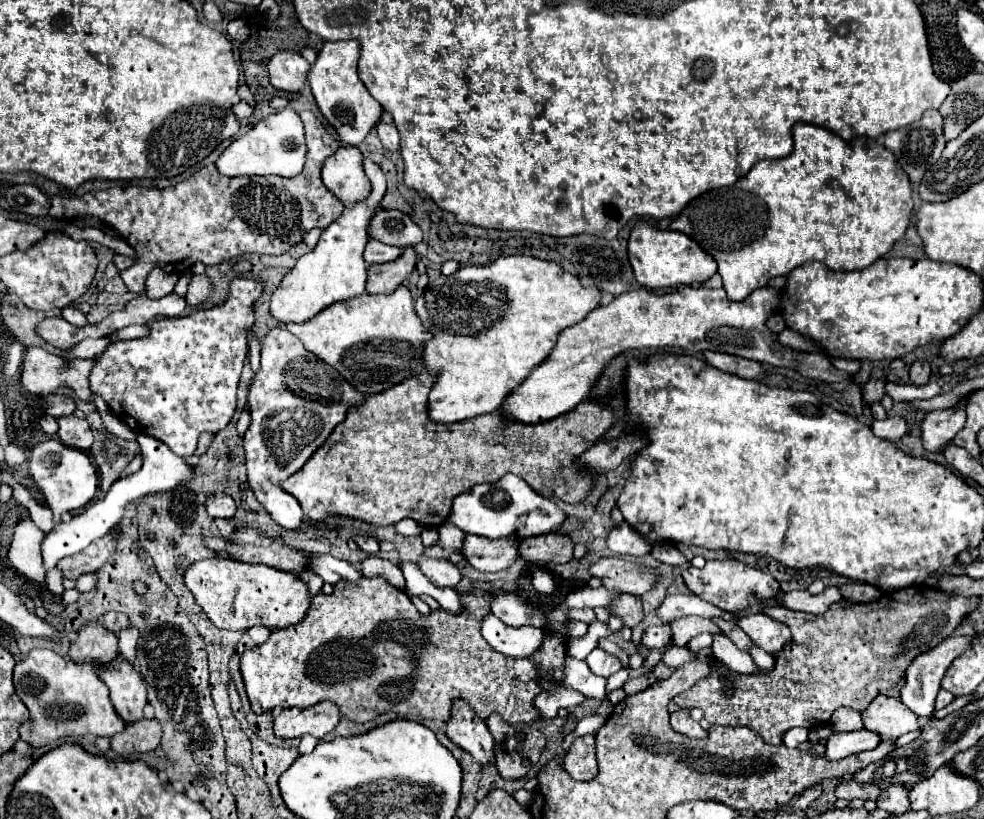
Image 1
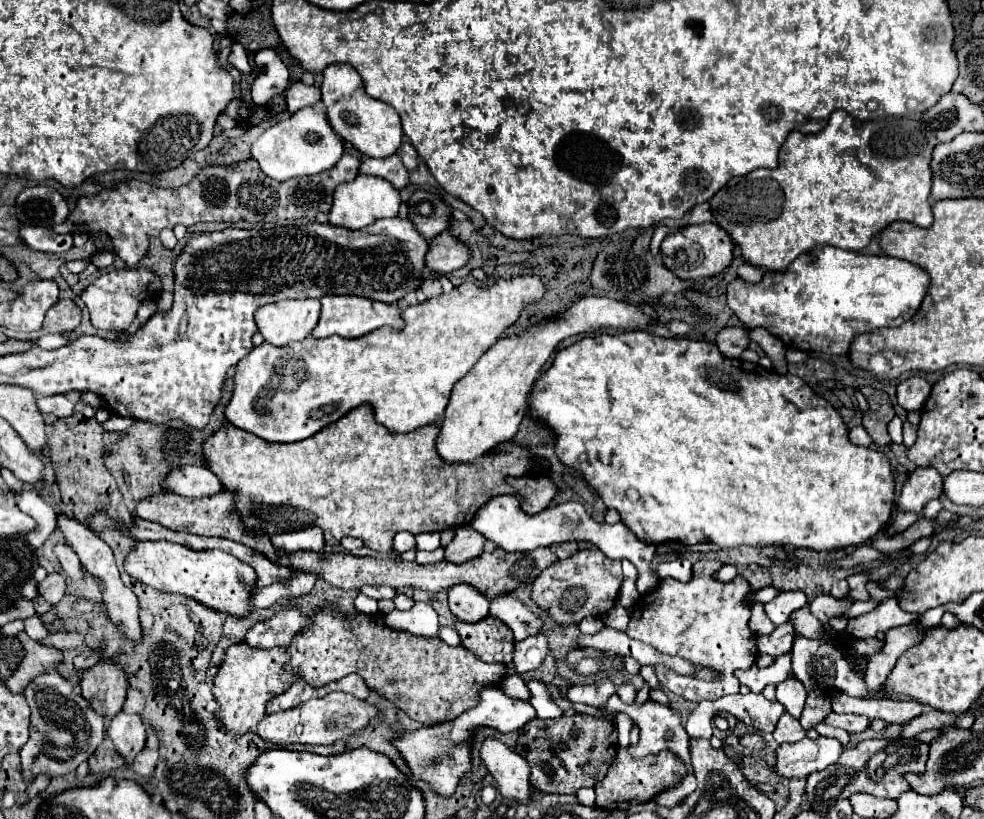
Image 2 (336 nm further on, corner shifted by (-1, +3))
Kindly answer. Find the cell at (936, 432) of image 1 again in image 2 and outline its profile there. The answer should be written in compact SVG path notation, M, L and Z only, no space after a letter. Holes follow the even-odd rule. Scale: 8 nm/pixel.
M918 466L914 472L908 474L902 486L898 508L922 516L924 504L932 498L938 498L940 494L942 494L942 476L938 474L938 470L932 470L932 466Z

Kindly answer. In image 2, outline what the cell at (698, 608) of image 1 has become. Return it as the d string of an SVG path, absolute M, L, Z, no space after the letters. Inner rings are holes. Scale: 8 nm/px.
M796 590L796 592L782 592L778 598L774 598L772 602L764 604L764 610L768 614L768 618L780 626L784 622L788 622L790 614L802 606L806 606L806 594L802 590Z

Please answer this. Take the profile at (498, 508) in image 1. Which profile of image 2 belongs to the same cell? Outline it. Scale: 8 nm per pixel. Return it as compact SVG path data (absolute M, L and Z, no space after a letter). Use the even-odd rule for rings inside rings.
M496 496L486 502L478 512L476 518L470 522L474 530L486 536L490 542L500 546L506 552L532 552L538 546L552 546L558 542L590 542L600 548L608 558L626 558L638 568L636 588L640 594L654 590L658 586L658 578L652 564L656 546L644 544L628 530L622 522L610 526L596 522L580 502L566 502L566 504L552 504L538 514L528 514L522 510L522 502L518 496Z

